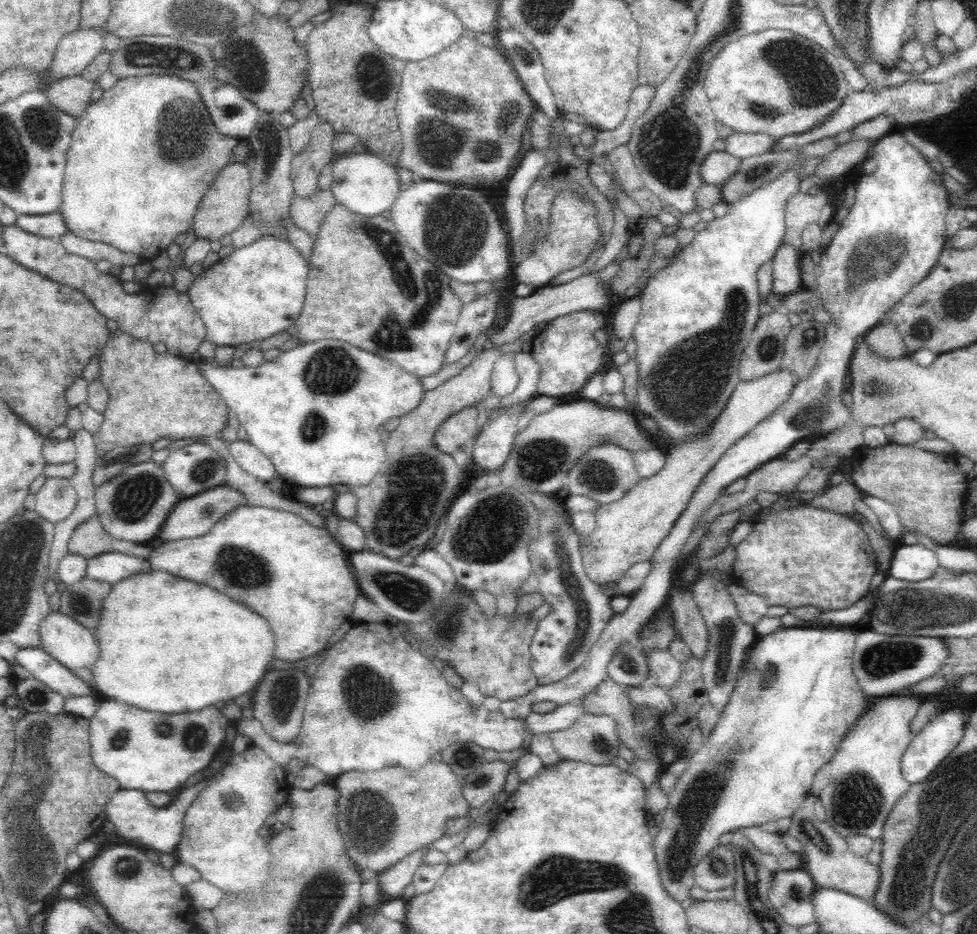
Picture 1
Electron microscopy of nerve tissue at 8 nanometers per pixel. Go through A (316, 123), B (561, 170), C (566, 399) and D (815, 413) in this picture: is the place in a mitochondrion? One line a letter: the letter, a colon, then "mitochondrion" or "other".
A: other
B: other
C: other
D: mitochondrion

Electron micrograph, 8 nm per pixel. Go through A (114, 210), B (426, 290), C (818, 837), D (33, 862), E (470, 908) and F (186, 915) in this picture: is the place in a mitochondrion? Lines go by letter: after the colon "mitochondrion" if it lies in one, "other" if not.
A: other
B: mitochondrion
C: mitochondrion
D: mitochondrion
E: other
F: other

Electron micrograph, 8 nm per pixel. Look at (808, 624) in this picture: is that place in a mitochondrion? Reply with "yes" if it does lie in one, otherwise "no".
no

